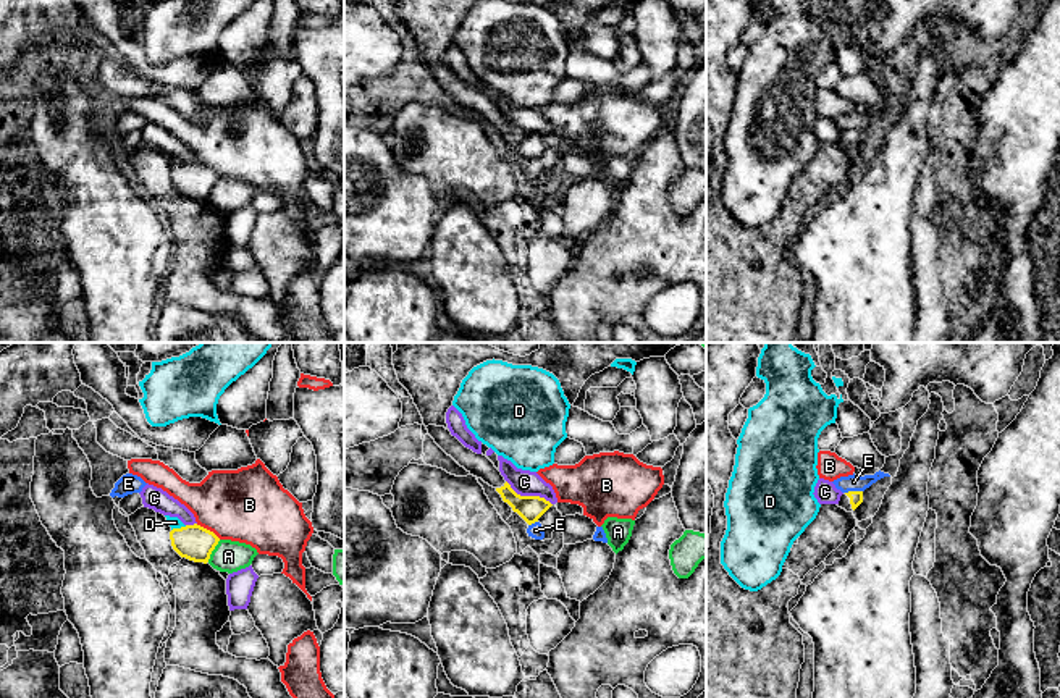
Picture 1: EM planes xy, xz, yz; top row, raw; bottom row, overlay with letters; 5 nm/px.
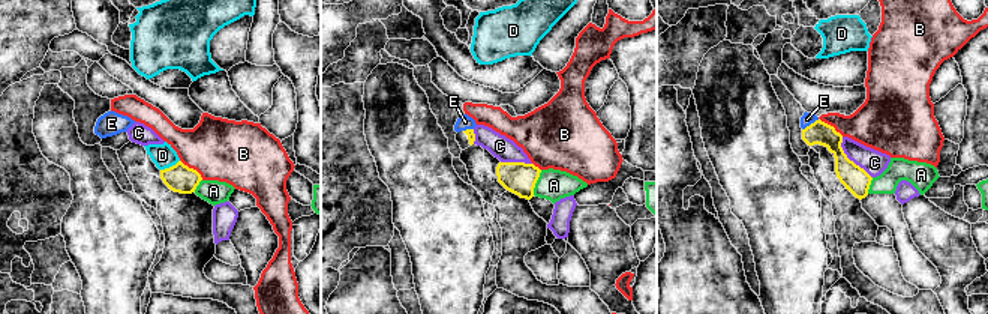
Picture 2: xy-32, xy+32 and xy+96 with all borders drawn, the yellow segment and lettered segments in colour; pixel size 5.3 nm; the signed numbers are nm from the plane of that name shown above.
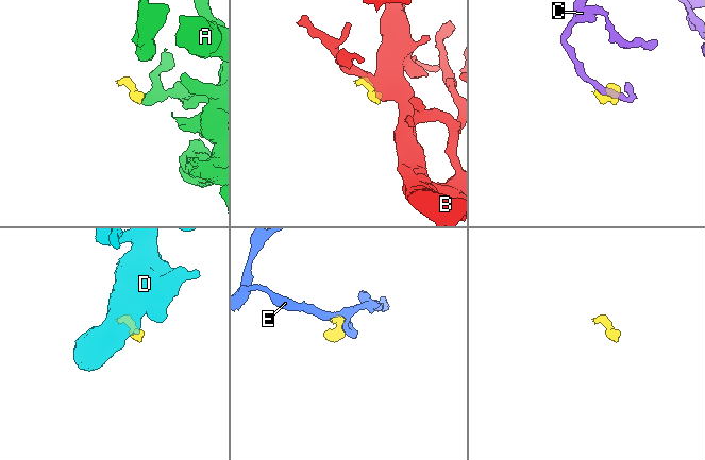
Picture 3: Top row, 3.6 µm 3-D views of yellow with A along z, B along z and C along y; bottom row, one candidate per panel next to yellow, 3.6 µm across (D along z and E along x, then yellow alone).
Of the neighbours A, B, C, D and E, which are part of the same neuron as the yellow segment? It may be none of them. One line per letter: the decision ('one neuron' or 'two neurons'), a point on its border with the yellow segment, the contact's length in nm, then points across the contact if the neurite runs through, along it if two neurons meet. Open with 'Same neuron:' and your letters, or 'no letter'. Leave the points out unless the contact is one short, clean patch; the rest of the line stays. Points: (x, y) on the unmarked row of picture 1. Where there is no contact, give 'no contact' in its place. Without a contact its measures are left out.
Same neuron: no letter
A: two neurons; contact xy (212, 188); length 130 nm; border xy (220, 178), (207, 199)
B: two neurons; contact xy (209, 168); length 150 nm; border xy (196, 162), (212, 168), (220, 176)
C: two neurons; contact xz (529, 134); length 260 nm; border xz (506, 118), (517, 131), (538, 133), (551, 142)
D: two neurons; contact xy (178, 167); length 80 nm; border xy (186, 163), (172, 168)
E: two neurons; contact yz (853, 130); length 90 nm; border yz (862, 128), (849, 128), (845, 131)

